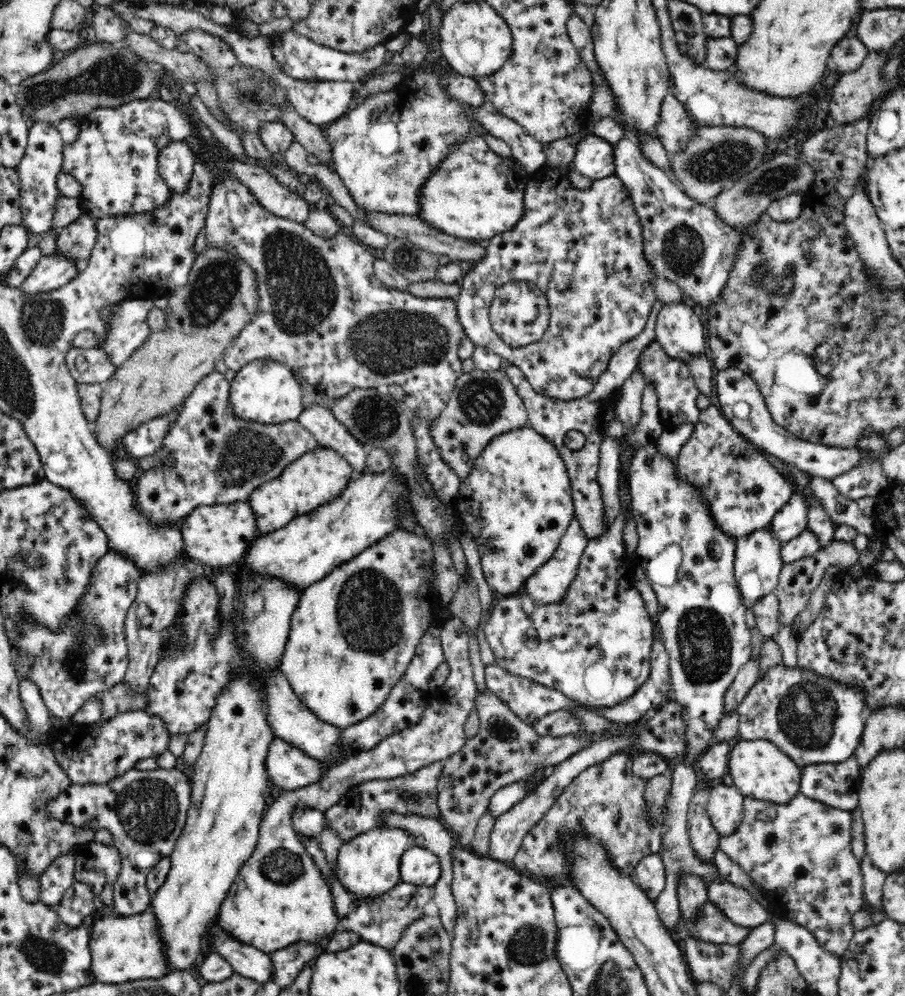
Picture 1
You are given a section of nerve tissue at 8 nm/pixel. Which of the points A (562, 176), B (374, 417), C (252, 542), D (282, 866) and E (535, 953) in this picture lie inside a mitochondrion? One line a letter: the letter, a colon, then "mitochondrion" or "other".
A: other
B: mitochondrion
C: other
D: mitochondrion
E: mitochondrion

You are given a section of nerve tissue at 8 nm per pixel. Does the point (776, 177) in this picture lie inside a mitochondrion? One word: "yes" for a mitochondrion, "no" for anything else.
yes

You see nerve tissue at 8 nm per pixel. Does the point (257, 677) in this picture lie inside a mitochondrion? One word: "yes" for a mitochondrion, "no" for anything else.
no

